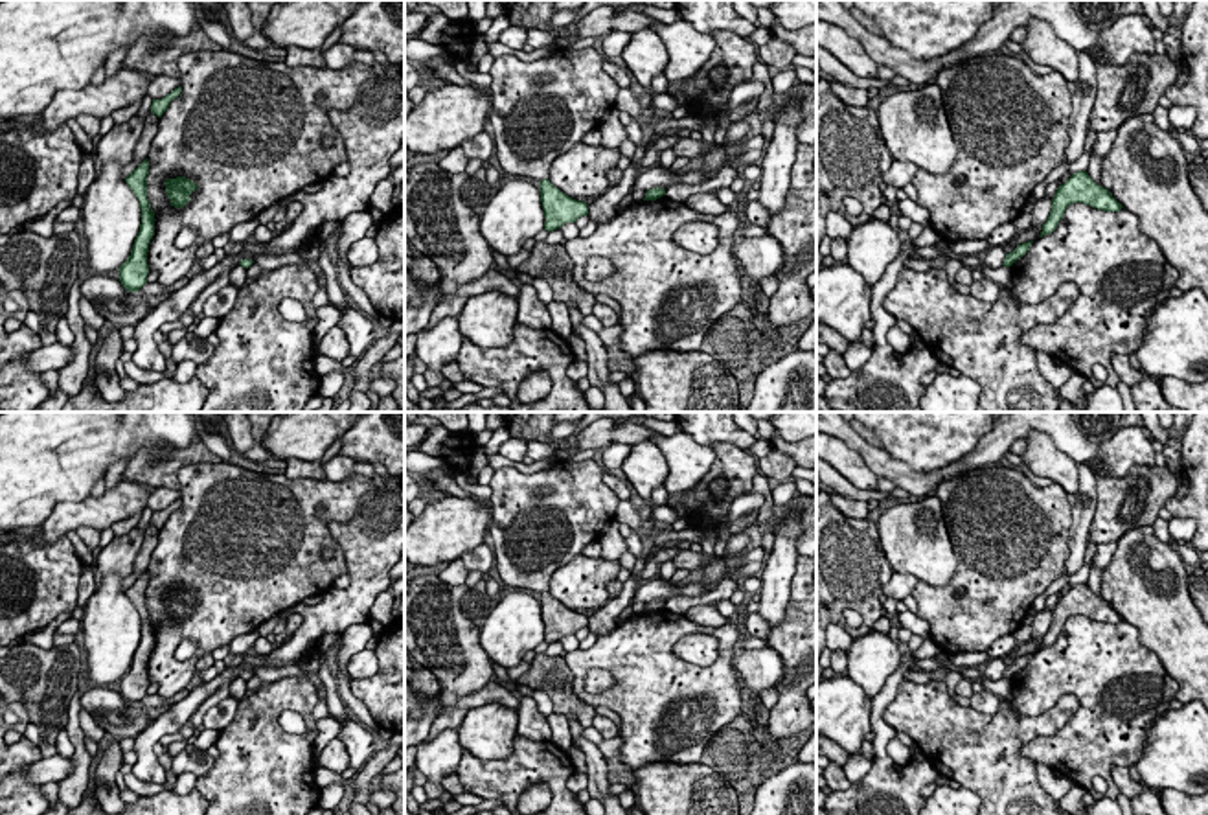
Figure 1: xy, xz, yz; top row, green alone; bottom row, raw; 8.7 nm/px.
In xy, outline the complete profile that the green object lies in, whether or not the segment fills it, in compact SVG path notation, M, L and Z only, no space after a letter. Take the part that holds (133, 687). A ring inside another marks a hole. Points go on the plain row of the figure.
M147 570L125 591L127 598L134 603L142 620L142 637L140 644L134 651L129 672L120 679L120 694L121 697L136 705L147 695L149 677L147 664L149 655L154 648L154 624L151 622L151 614L147 611L147 587L149 574Z

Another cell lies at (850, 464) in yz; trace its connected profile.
M816 430L816 456L827 462L855 488L877 491L879 476L866 465L864 458L840 438Z

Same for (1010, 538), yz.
M993 464L941 482L936 495L958 567L947 585L916 583L916 614L929 622L941 653L987 651L997 638L1013 635L1033 600L1063 576L1070 554L1068 493L1055 482L1039 488L1020 471Z

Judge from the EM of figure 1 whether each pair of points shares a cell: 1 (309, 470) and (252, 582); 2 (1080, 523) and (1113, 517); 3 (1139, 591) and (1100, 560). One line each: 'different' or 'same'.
1: different
2: different
3: different

